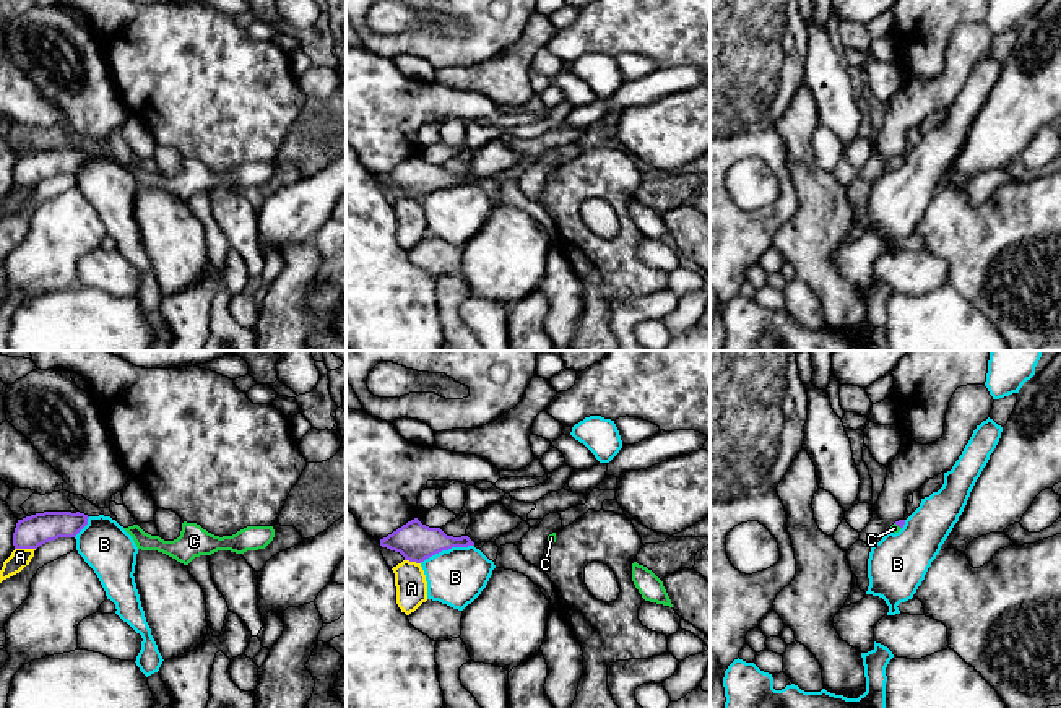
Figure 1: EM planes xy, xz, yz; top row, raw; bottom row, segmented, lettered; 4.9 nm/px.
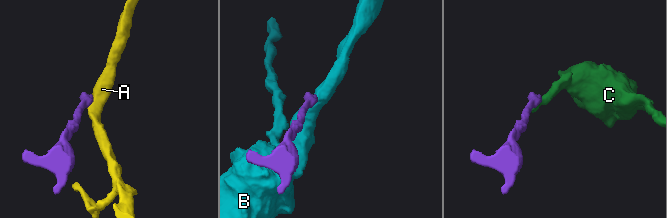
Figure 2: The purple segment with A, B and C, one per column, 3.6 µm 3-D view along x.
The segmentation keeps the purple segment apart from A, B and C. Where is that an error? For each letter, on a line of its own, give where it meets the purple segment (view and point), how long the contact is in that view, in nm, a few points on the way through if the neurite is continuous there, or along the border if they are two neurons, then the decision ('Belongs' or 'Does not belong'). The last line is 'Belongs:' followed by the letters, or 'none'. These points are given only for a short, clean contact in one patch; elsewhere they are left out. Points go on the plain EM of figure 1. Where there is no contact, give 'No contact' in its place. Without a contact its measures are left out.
A: Touches purple at xy (25, 184). Shared border 100 nm. Boundary: xy (15, 184), (34, 185). Does not belong
B: Touches purple at xz (446, 185). Shared border 280 nm. Boundary: xz (473, 181), (442, 185), (420, 198). Does not belong
C: Touches purple at yz (897, 161). Shared border 50 nm. Path across: yz (900, 159), (897, 161), (894, 164). Belongs
Belongs: C

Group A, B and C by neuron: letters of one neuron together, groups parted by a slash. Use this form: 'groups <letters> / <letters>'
groups A / B / C

